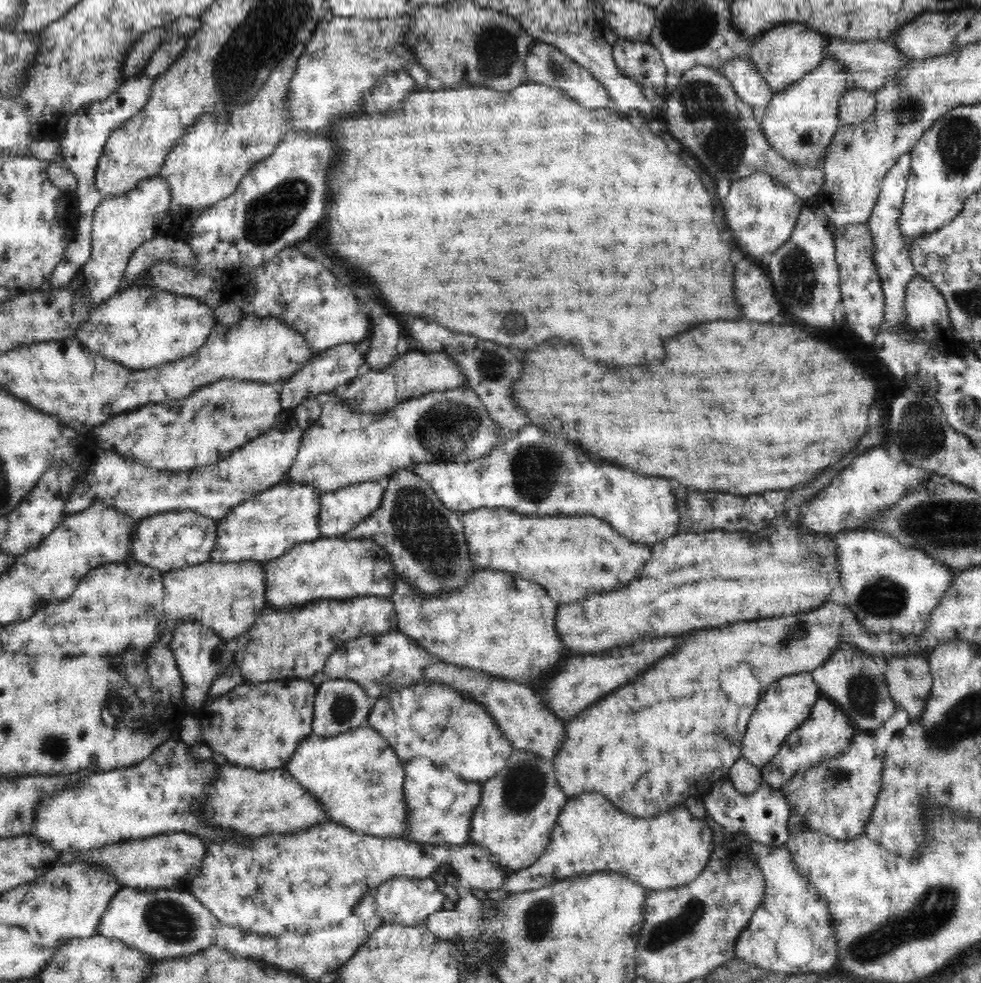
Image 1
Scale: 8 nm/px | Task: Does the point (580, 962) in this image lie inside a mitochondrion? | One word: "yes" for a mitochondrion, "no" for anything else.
no

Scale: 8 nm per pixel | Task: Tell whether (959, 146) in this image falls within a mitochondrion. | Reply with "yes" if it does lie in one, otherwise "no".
yes

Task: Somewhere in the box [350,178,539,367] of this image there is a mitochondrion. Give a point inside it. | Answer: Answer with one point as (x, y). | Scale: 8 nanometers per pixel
(513, 330)

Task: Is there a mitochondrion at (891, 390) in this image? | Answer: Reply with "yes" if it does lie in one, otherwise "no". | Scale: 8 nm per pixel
no

